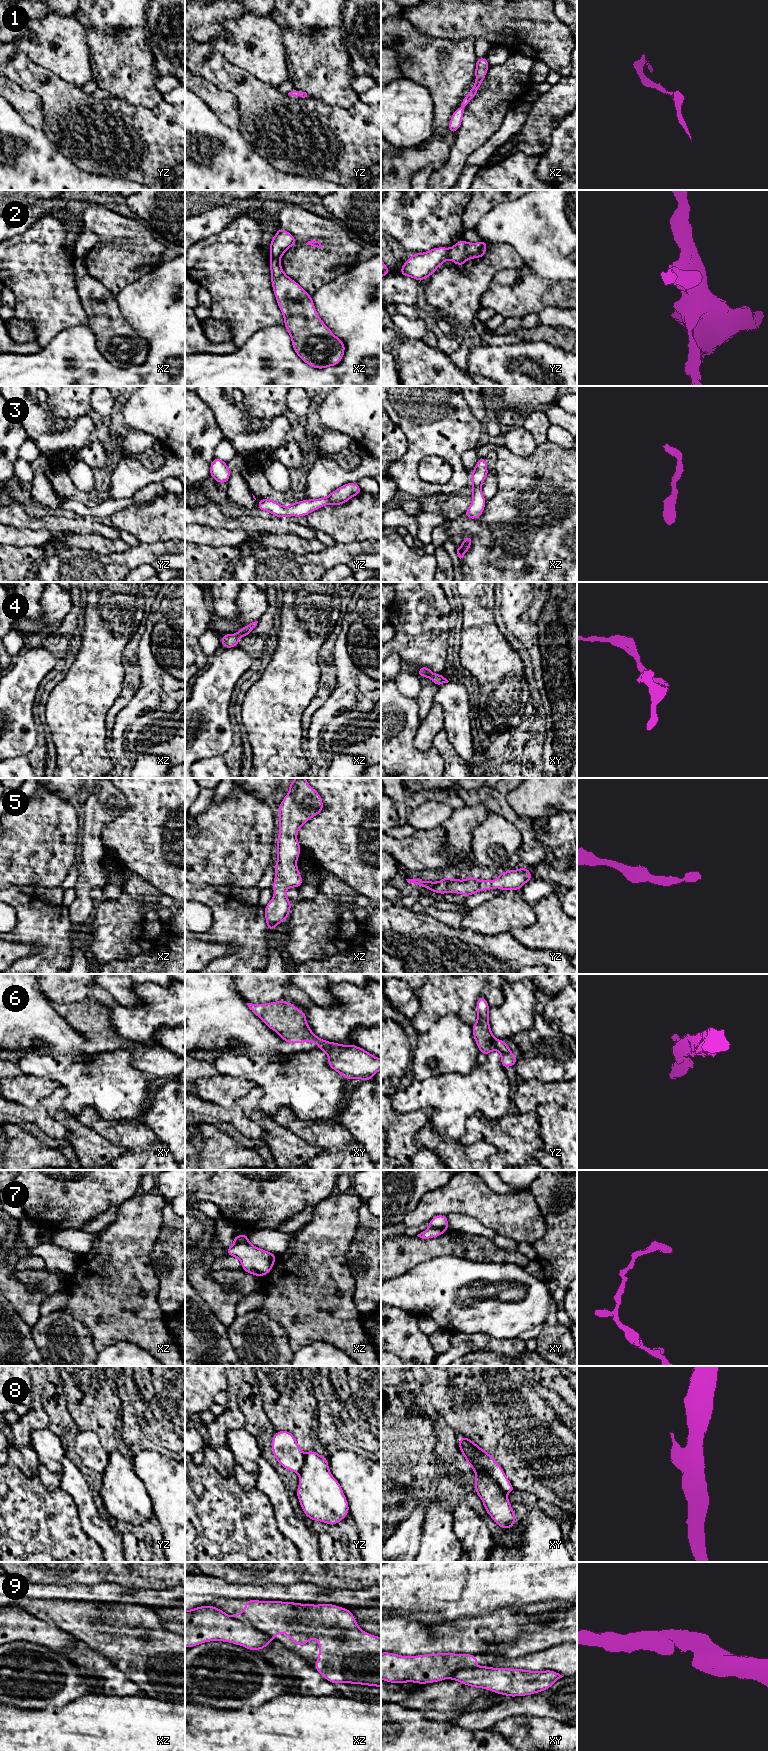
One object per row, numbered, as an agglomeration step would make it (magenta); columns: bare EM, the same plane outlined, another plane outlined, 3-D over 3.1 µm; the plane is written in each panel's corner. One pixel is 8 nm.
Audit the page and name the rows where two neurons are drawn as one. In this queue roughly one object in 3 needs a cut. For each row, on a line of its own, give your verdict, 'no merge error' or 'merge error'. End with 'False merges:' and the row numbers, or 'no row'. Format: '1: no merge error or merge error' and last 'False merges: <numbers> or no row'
1: no merge error
2: merge error
3: no merge error
4: no merge error
5: no merge error
6: no merge error
7: merge error
8: merge error
9: merge error
False merges: 2, 7, 8, 9

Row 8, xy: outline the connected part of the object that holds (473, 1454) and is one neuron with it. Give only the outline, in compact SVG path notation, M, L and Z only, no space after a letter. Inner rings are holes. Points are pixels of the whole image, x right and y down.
M460 1436L458 1445L467 1463L484 1468L496 1480L503 1491L507 1493L513 1493L515 1491L502 1467L489 1453L467 1437Z

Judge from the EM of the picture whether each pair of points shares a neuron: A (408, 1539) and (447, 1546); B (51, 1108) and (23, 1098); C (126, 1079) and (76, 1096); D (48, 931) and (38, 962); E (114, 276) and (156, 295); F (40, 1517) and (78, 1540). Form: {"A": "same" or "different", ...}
{"A": "different", "B": "different", "C": "same", "D": "same", "E": "different", "F": "same"}

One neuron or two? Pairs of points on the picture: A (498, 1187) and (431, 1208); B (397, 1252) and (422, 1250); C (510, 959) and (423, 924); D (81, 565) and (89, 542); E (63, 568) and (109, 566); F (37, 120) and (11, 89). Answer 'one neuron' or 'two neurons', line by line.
A: two neurons
B: one neuron
C: one neuron
D: two neurons
E: one neuron
F: one neuron

